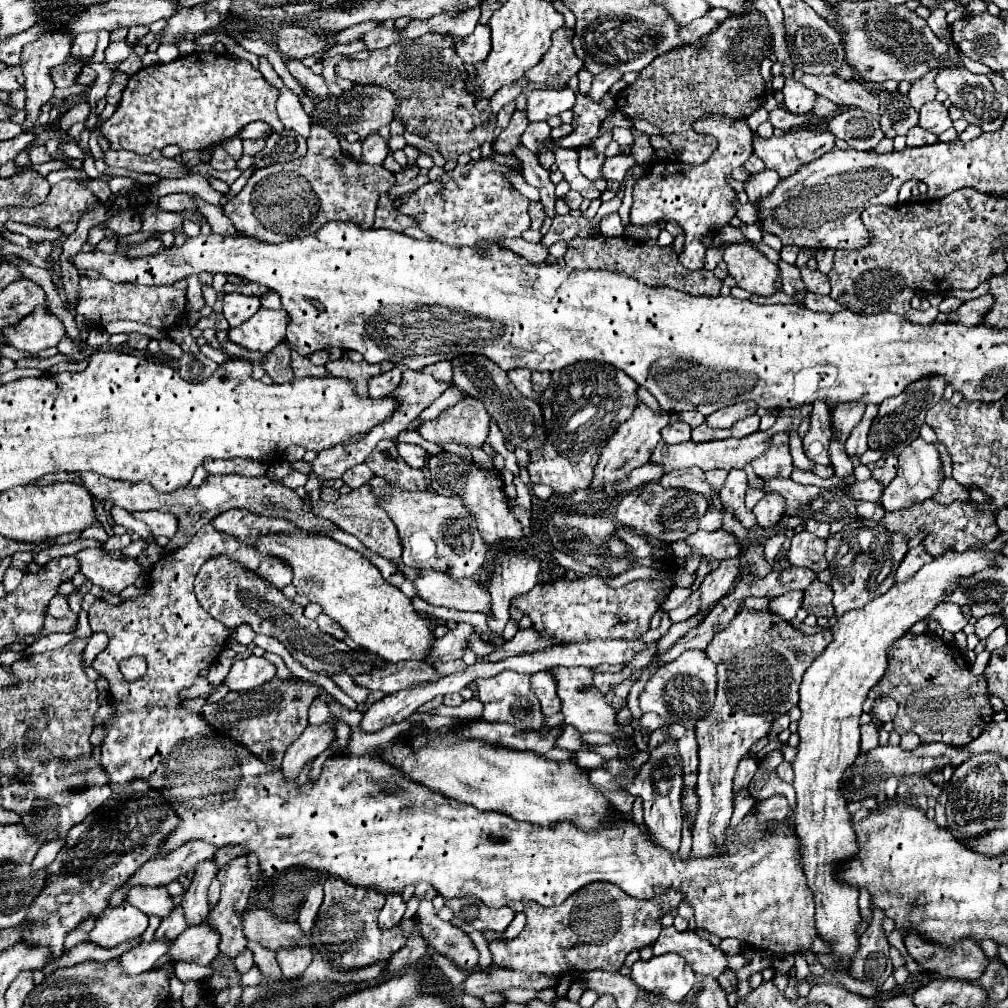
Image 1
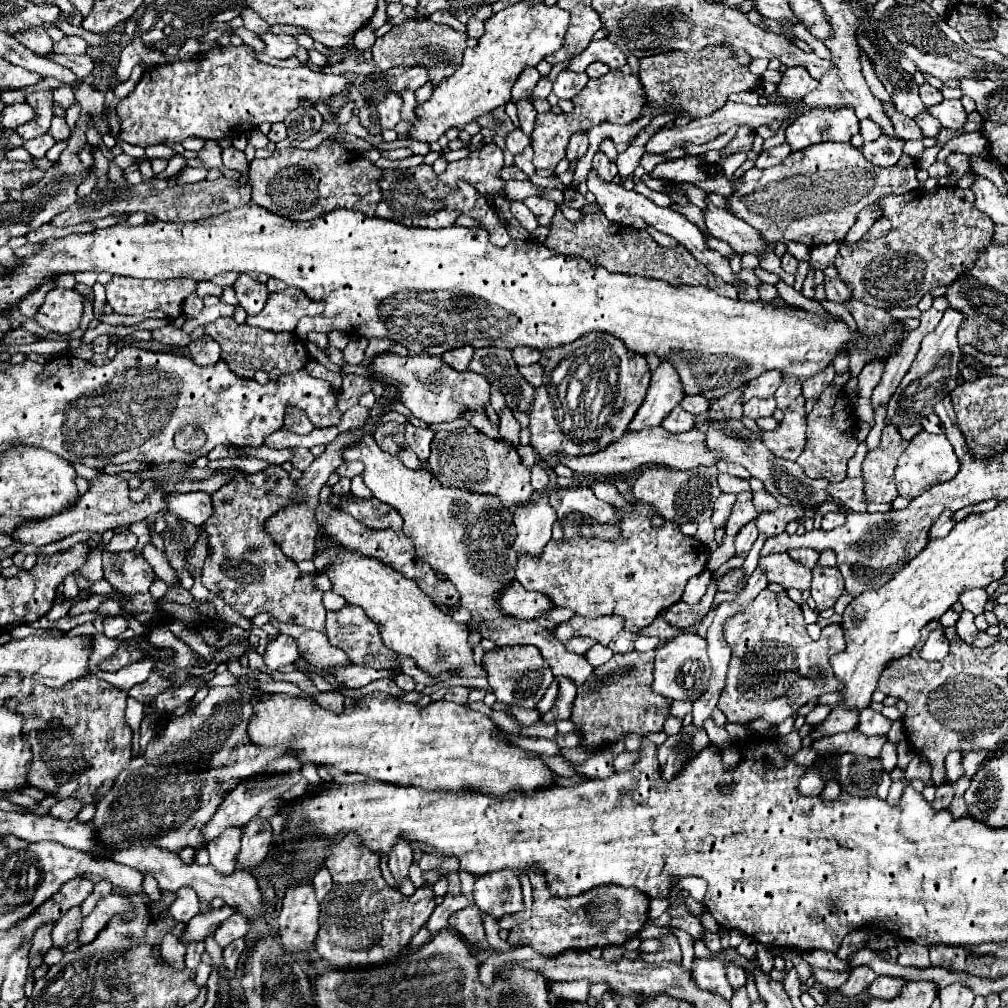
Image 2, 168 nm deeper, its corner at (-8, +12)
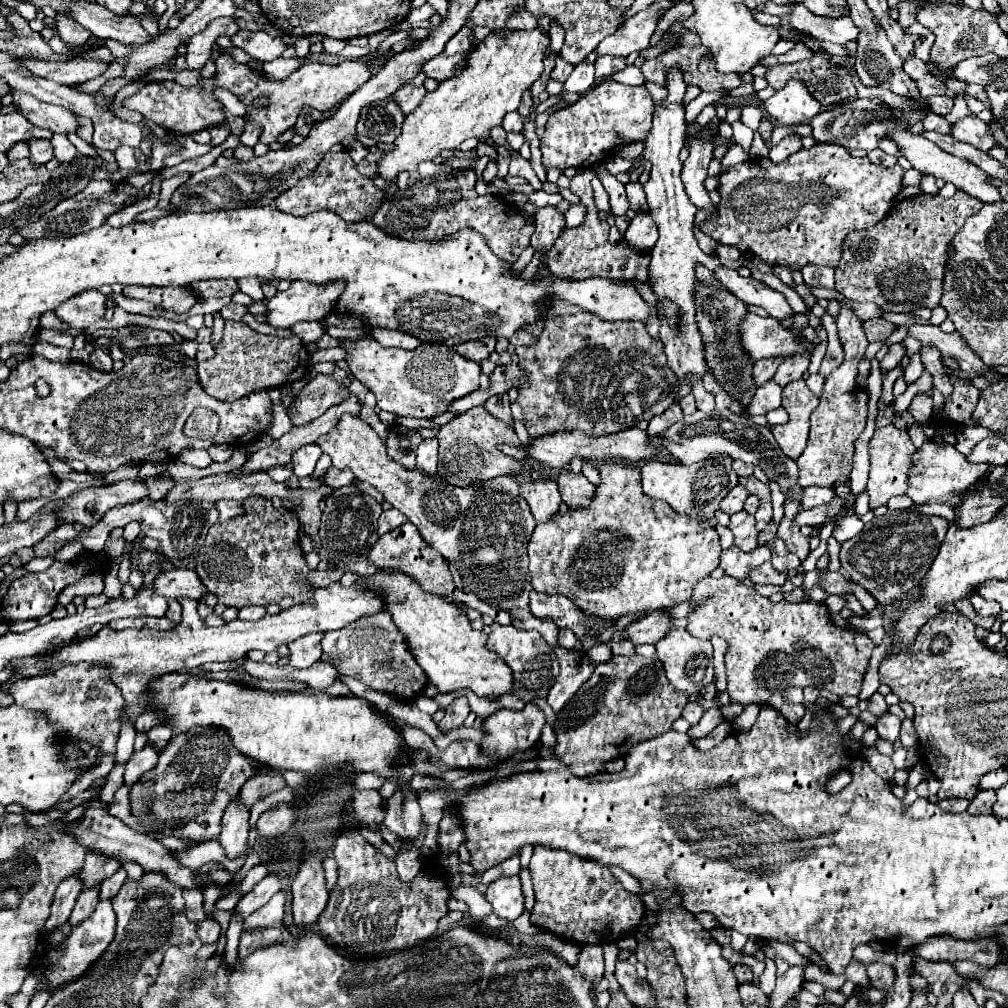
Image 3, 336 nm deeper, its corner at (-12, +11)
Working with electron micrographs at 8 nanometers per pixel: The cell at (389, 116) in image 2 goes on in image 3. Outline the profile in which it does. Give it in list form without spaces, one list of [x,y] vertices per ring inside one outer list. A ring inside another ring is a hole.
[[[403,86],[391,98],[399,104],[403,114],[409,114],[409,112],[413,112],[417,108],[417,104],[421,102],[423,96],[425,96],[425,88],[423,86],[419,86],[419,88],[415,88],[415,86]]]

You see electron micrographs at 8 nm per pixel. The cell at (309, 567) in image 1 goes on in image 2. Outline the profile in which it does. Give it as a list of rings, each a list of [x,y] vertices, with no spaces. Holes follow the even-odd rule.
[[[345,547],[339,549],[337,563],[329,567],[327,577],[333,581],[333,591],[337,595],[345,597],[351,605],[363,607],[363,611],[379,625],[385,647],[411,657],[427,675],[437,677],[447,671],[459,677],[487,677],[485,667],[477,665],[473,659],[467,625],[455,623],[451,615],[443,613],[413,579],[399,575],[377,559],[361,559],[361,555],[355,555]]]

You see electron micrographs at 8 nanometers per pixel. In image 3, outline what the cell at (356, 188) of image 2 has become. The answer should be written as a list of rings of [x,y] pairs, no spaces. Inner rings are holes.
[[[336,144],[323,156],[311,176],[305,176],[299,180],[299,184],[275,198],[275,208],[293,216],[307,216],[317,210],[333,210],[347,222],[359,222],[375,216],[375,212],[381,208],[383,196],[385,194],[375,188],[373,180],[357,170],[347,149],[342,144]]]

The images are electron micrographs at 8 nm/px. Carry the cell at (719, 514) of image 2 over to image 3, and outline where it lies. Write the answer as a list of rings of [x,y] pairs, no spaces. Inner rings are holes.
[[[735,486],[735,488],[723,498],[723,502],[719,504],[719,508],[721,508],[723,512],[727,512],[727,514],[735,514],[735,512],[743,510],[743,504],[745,504],[747,496],[749,496],[749,492],[747,492],[743,486]]]

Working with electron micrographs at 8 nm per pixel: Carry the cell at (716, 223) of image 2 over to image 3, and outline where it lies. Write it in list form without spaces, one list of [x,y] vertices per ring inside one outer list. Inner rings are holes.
[[[697,136],[687,142],[689,146],[689,158],[683,162],[683,184],[689,200],[699,208],[707,210],[709,218],[717,216],[717,206],[711,202],[709,192],[705,190],[705,178],[707,178],[707,168],[713,158],[713,142],[699,142]]]

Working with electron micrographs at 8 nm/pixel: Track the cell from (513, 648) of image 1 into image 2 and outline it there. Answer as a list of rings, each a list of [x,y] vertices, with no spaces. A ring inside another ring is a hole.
[[[607,615],[607,617],[597,617],[597,619],[587,619],[587,617],[573,617],[567,623],[561,623],[553,633],[557,635],[559,641],[567,641],[575,635],[583,635],[583,637],[591,637],[603,645],[609,645],[609,641],[623,631],[625,619],[623,617],[615,617],[615,615]]]

